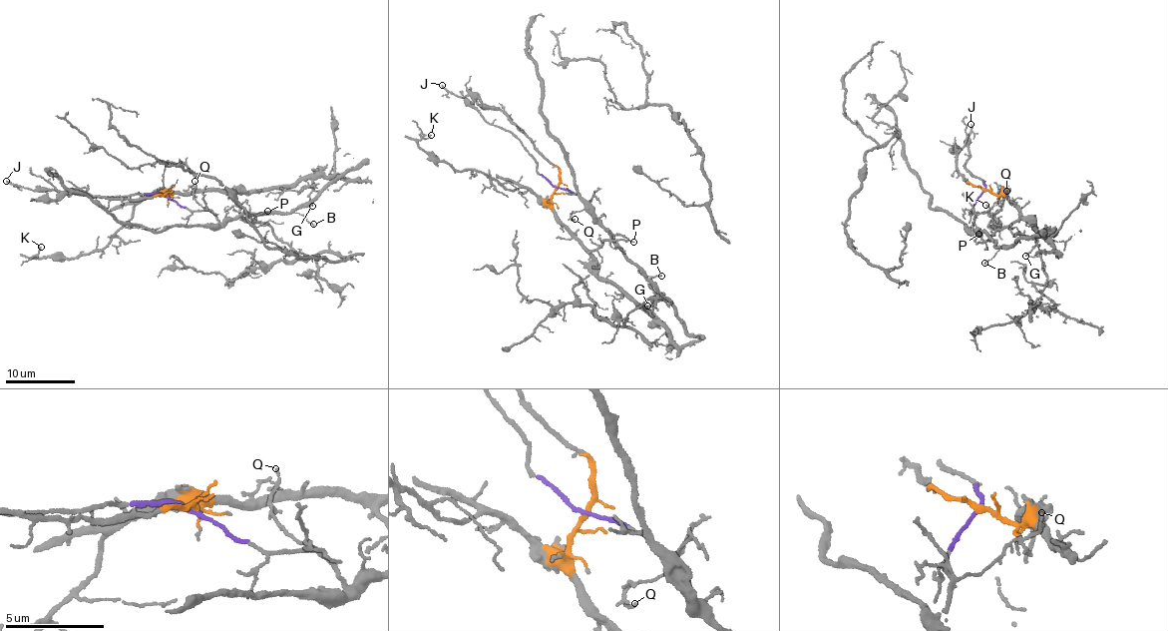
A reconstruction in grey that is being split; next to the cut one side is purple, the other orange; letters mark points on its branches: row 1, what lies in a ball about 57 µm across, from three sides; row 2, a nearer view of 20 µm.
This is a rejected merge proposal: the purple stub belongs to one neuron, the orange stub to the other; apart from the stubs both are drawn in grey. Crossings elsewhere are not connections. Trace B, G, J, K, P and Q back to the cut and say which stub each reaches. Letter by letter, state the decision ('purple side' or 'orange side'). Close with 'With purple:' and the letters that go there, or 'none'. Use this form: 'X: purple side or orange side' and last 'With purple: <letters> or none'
B: purple side
G: orange side
J: purple side
K: orange side
P: purple side
Q: purple side
With purple: B, J, P, Q

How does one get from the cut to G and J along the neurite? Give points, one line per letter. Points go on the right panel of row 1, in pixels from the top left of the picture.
G: (983, 191), (1004, 196), (1033, 225), (1031, 230), (1037, 236), (1041, 234), (1037, 245), (1025, 257)
J: (983, 191), (985, 185), (981, 178), (964, 165), (972, 157), (970, 144), (967, 140), (972, 124)

